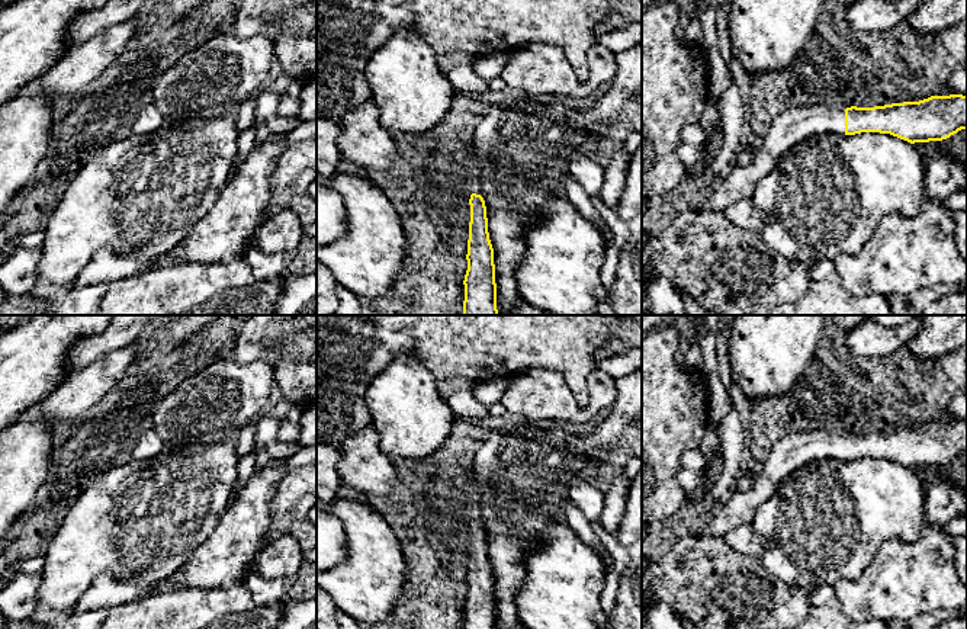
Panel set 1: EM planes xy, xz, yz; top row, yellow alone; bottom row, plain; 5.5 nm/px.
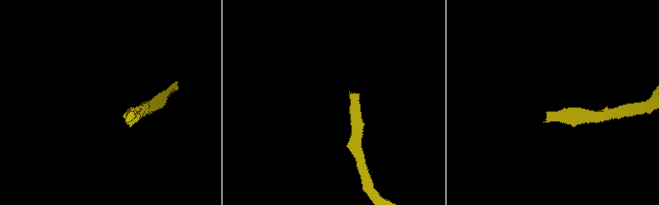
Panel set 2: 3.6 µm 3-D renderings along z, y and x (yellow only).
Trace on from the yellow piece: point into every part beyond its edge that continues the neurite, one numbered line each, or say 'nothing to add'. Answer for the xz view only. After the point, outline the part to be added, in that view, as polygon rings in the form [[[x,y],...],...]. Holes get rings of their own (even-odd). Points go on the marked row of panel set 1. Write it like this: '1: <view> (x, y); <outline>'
1: xz (474, 167); [[[475,141],[469,145],[468,170],[472,193],[481,195],[481,166],[476,155]]]

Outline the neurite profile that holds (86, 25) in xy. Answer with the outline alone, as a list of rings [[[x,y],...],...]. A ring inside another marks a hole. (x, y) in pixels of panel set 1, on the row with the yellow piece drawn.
[[[107,0],[99,9],[77,15],[67,29],[67,49],[110,26],[134,19],[144,0]]]

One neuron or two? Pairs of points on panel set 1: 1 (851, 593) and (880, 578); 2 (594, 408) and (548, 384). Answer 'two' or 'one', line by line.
1: one
2: one

